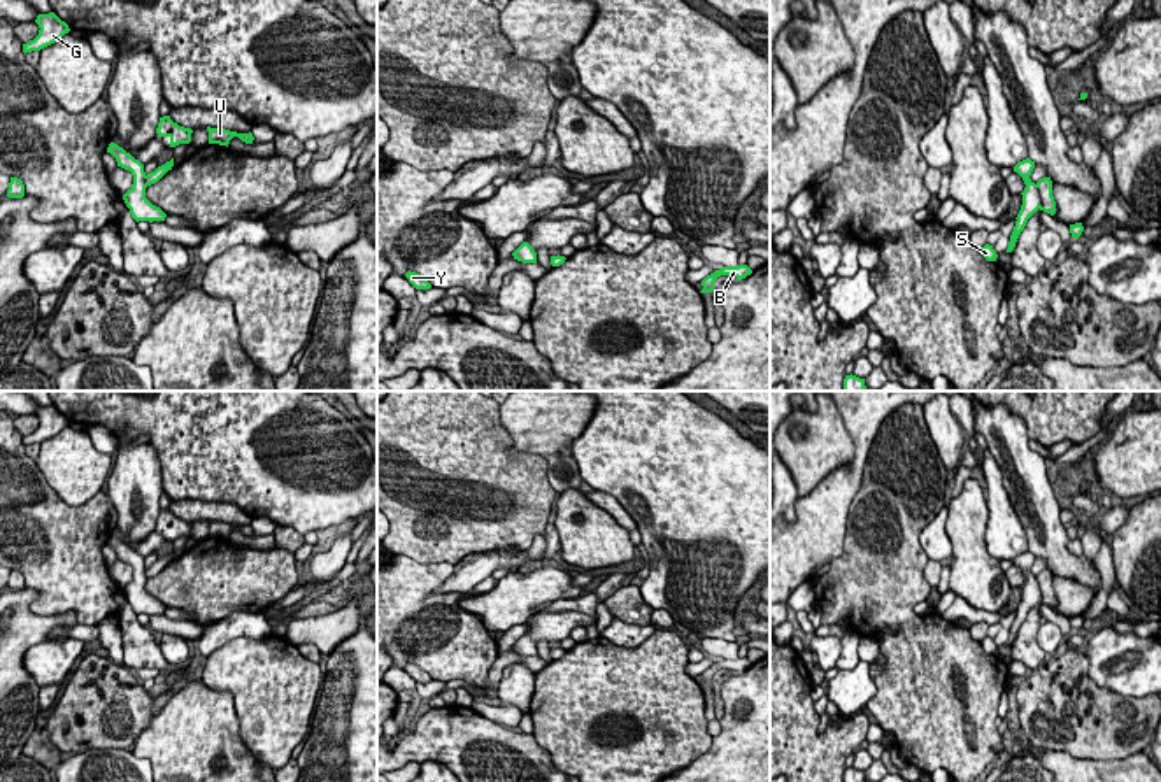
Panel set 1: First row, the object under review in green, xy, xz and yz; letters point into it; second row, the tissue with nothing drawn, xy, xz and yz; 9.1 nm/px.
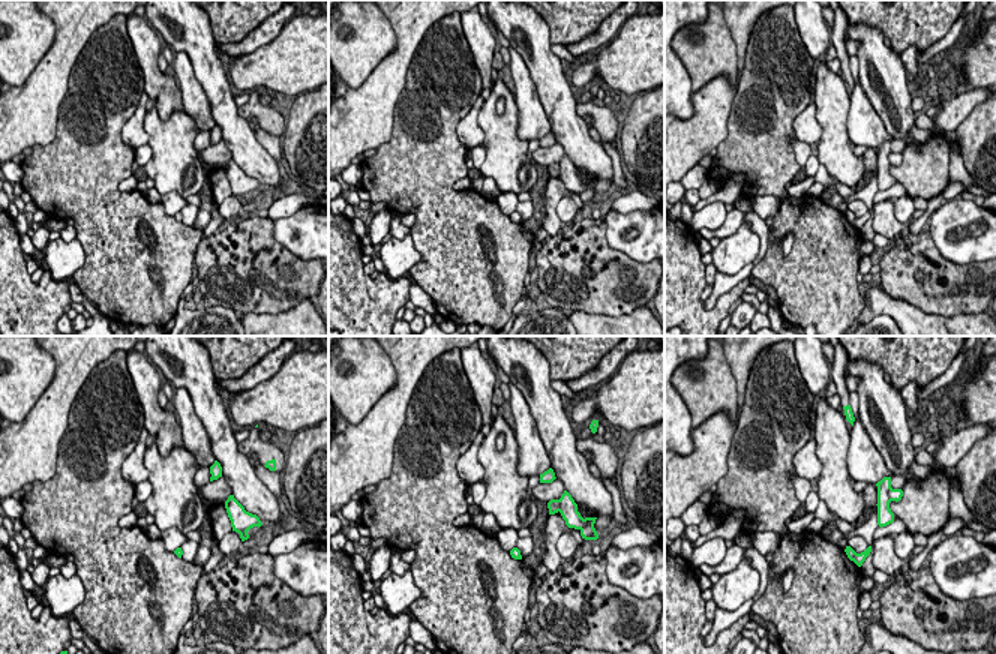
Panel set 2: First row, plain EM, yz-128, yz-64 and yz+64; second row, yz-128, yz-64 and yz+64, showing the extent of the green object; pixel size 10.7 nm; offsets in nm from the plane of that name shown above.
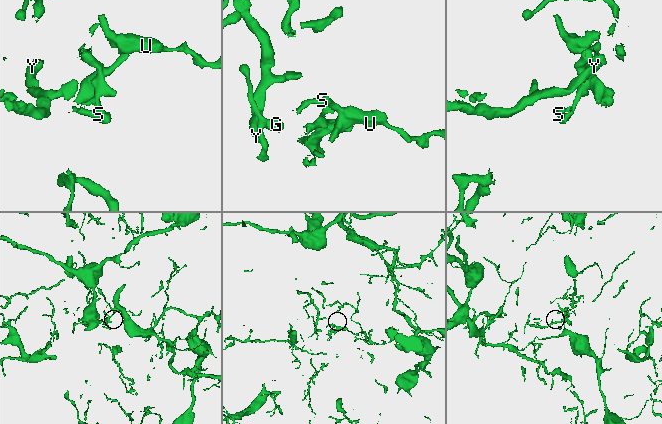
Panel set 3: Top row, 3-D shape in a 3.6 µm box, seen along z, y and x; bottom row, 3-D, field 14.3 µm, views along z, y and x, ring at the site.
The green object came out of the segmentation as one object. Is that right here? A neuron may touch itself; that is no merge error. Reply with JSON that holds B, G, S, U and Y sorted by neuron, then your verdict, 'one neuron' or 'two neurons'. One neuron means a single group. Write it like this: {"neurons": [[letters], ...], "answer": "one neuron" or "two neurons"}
{"neurons": [["B", "G", "U", "Y"], ["S"]], "answer": "two neurons"}

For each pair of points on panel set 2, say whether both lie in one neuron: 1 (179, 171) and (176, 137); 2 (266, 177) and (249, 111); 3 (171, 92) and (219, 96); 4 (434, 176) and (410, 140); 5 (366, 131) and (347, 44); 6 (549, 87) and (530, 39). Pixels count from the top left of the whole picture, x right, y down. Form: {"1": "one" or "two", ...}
{"1": "one", "2": "two", "3": "two", "4": "one", "5": "two", "6": "one"}

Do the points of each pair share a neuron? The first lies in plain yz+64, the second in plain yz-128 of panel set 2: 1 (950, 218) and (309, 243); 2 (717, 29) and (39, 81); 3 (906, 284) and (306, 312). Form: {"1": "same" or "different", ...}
{"1": "same", "2": "different", "3": "different"}

